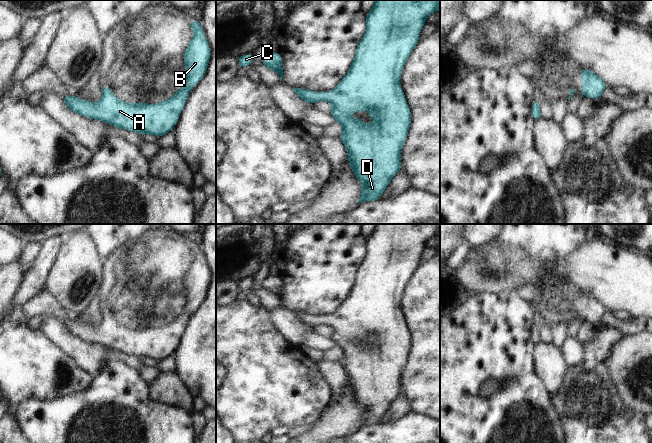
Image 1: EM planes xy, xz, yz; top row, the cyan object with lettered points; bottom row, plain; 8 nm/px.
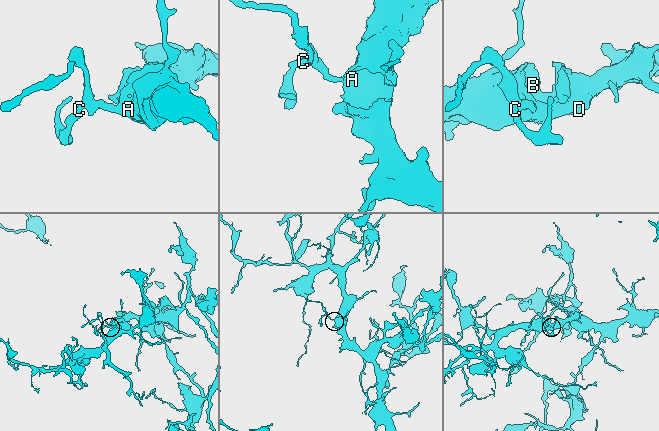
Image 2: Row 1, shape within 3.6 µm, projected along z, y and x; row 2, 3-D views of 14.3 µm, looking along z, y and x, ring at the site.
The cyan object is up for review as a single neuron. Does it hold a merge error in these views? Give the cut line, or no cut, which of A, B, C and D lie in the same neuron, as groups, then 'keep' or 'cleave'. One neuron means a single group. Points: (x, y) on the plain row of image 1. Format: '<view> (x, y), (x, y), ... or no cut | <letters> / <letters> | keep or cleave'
no cut | A B C D | keep

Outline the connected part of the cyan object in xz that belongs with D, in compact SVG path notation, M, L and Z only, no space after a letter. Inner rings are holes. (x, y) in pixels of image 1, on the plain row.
M375 224L374 230L366 238L366 255L358 267L349 296L331 316L314 316L311 314L293 312L295 317L308 328L326 325L332 329L330 339L342 351L341 366L348 377L348 386L355 402L362 406L359 428L365 425L379 424L395 398L402 394L401 377L407 364L411 348L411 334L407 328L404 316L400 310L402 293L419 266L422 251L426 242L433 236L440 234L440 224ZM362 331L372 341L373 347L367 349L358 340L355 345L351 337L358 335L362 338Z

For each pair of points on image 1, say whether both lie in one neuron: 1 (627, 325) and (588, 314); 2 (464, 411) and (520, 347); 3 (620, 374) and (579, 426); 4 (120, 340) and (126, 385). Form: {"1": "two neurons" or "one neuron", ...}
{"1": "two neurons", "2": "one neuron", "3": "two neurons", "4": "two neurons"}

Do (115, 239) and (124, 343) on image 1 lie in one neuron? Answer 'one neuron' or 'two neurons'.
two neurons

